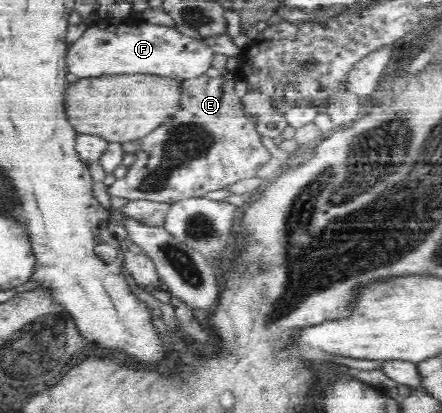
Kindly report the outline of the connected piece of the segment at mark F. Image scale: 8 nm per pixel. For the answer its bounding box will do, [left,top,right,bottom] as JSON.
[66,19,213,79]

